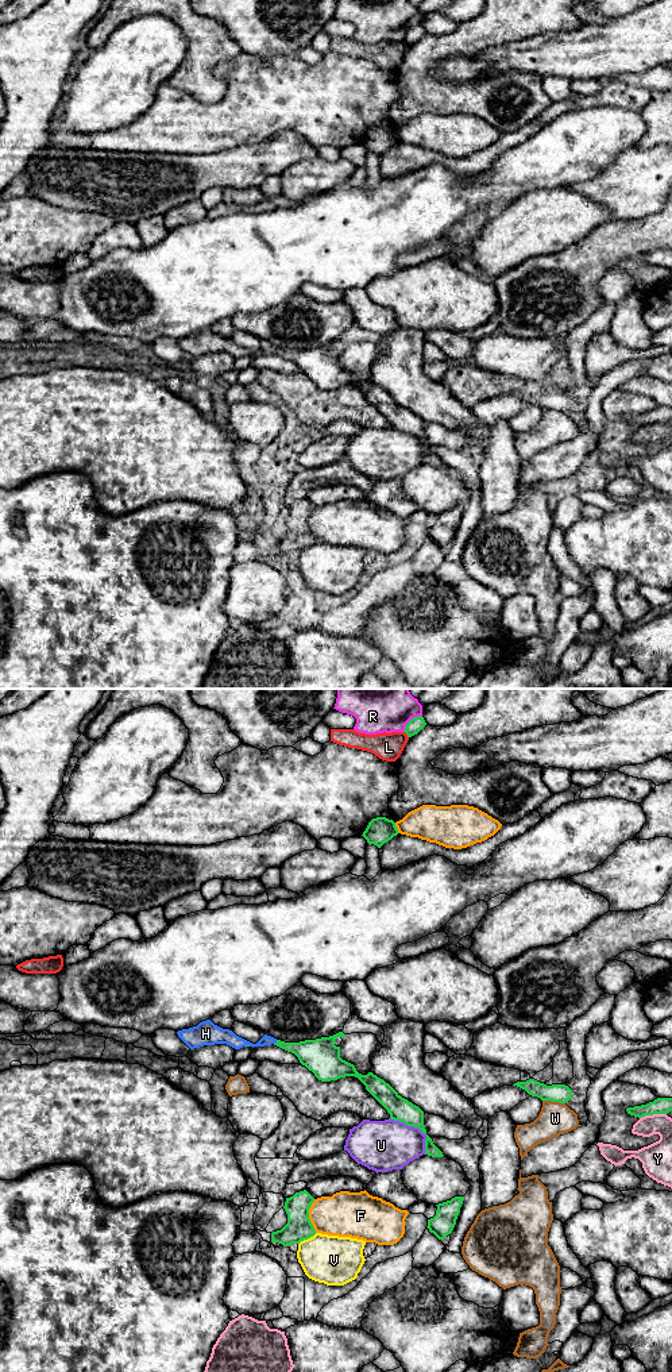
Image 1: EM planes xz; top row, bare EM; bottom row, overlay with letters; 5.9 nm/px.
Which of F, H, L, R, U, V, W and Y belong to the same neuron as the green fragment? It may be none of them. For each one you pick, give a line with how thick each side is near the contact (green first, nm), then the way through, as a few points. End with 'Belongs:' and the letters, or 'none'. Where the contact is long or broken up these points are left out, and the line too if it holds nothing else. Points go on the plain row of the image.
H: 180 nm thick on the green side, 80 nm on the other; runs through xz (315, 363), (275, 351), (247, 353), (235, 350)
Belongs: H

